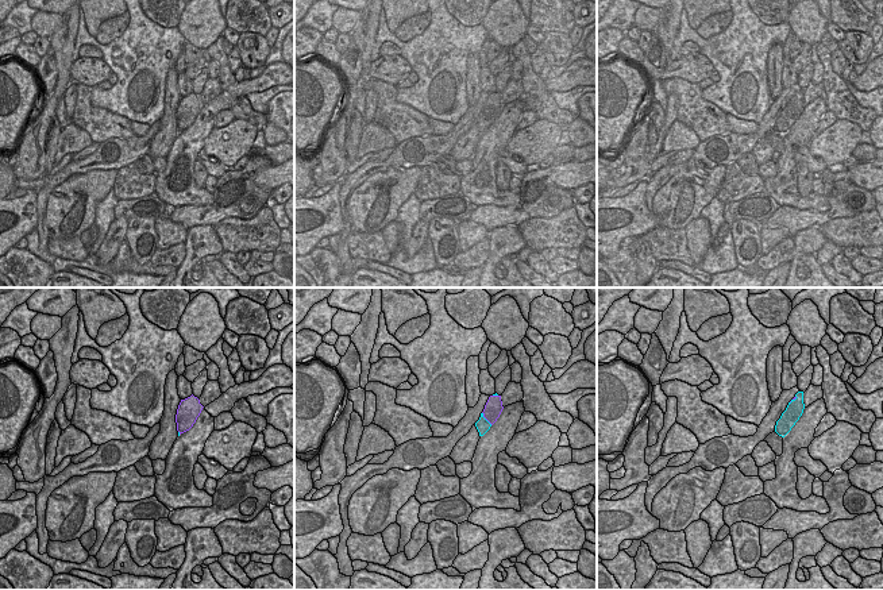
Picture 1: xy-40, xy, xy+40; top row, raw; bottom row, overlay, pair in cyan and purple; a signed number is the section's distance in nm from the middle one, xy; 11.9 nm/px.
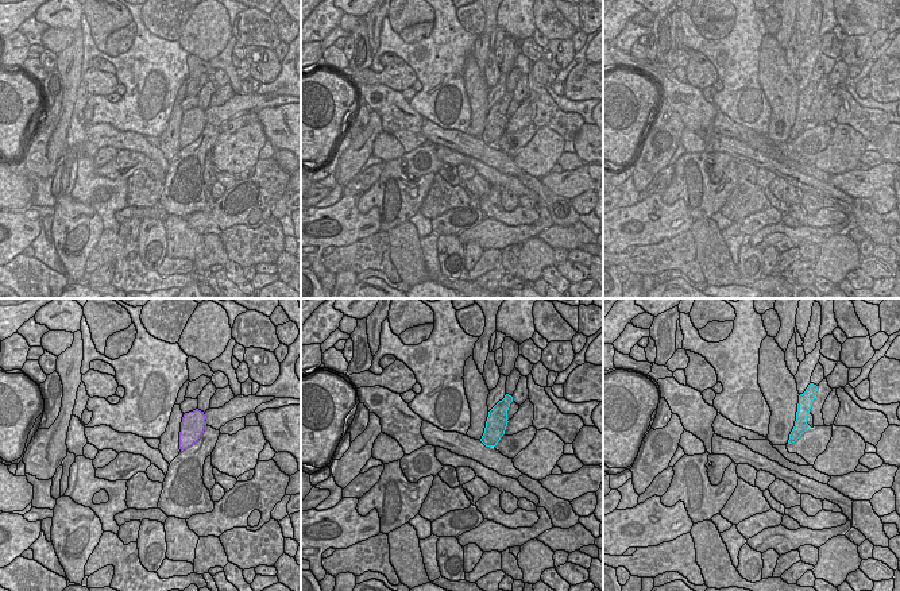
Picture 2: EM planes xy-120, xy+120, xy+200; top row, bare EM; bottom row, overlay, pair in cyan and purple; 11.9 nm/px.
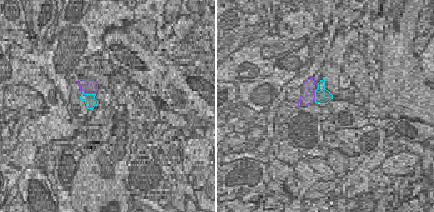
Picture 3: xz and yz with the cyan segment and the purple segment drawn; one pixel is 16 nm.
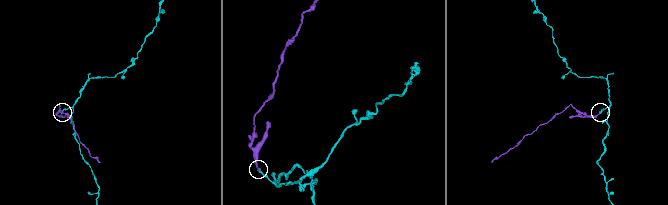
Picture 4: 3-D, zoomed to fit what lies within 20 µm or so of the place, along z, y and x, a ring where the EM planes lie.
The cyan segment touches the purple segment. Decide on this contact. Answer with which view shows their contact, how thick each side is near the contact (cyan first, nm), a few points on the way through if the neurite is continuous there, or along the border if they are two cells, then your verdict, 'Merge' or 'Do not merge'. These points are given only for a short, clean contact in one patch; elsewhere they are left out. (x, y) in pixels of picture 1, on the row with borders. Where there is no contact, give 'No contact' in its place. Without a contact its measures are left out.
Touches cyan in xy. Thickness 160 nm (cyan) against 220 nm. Boundary: xy (482, 412), (492, 424). Do not merge.

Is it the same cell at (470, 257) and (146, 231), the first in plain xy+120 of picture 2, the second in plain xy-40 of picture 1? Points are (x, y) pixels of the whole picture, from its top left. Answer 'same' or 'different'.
different

